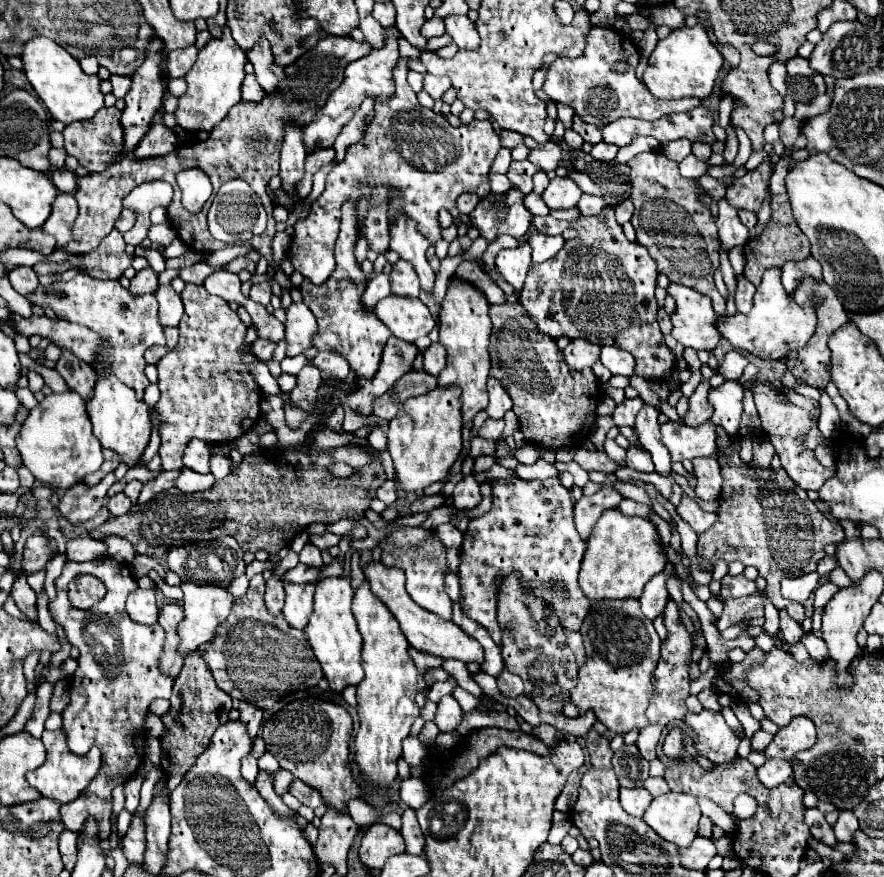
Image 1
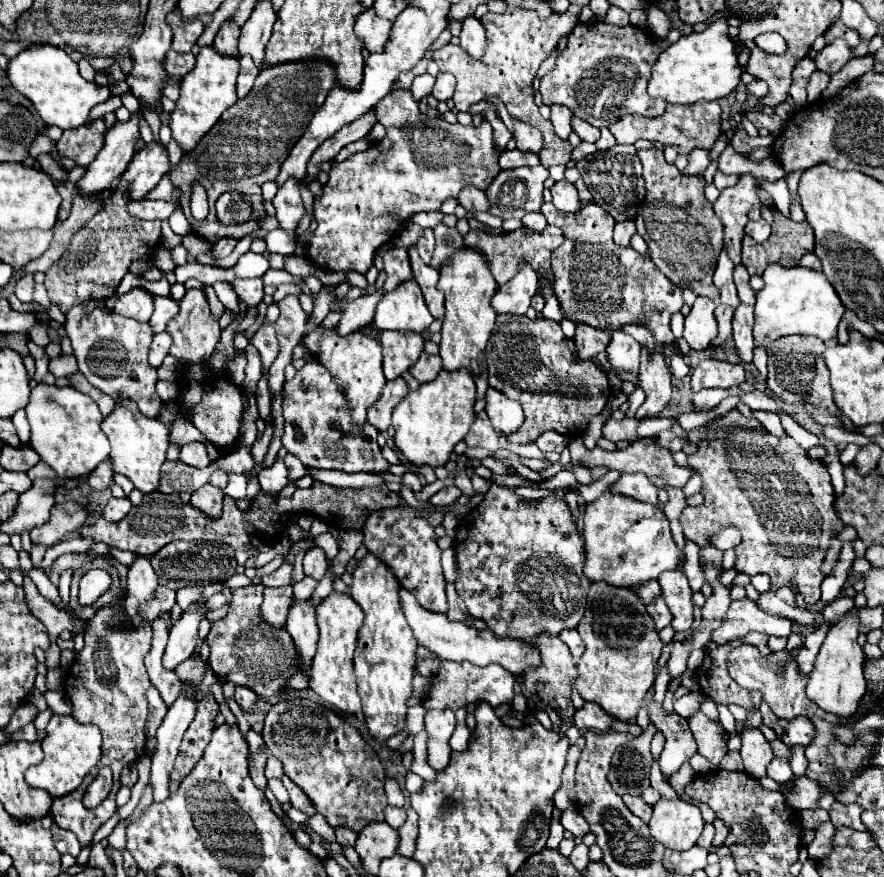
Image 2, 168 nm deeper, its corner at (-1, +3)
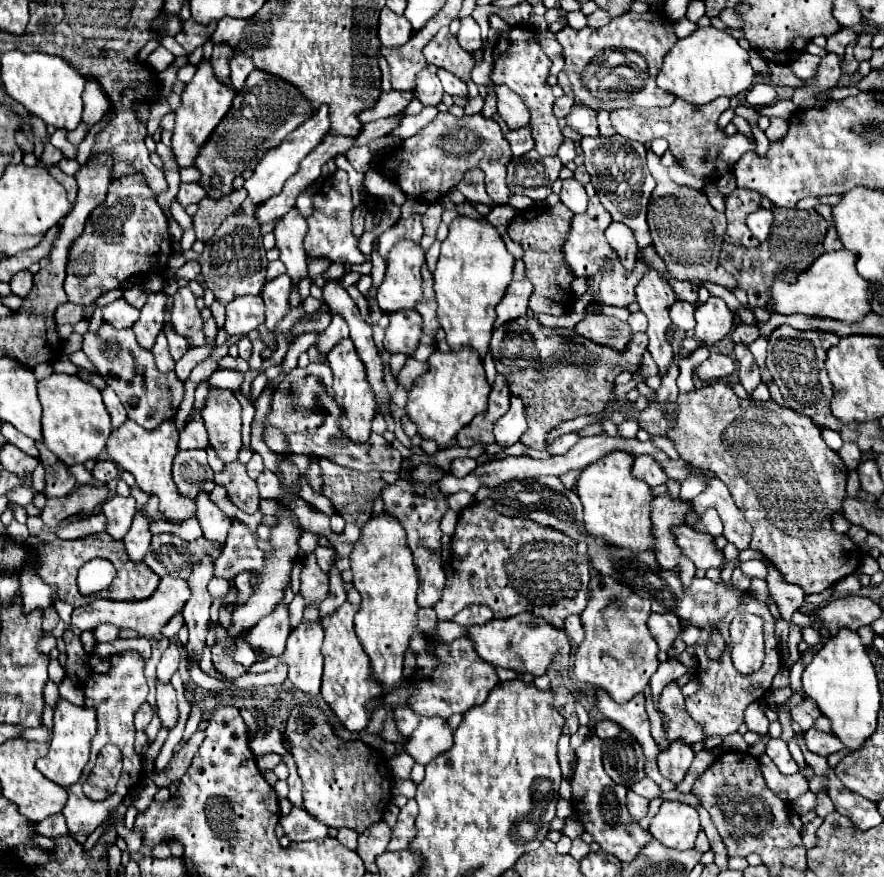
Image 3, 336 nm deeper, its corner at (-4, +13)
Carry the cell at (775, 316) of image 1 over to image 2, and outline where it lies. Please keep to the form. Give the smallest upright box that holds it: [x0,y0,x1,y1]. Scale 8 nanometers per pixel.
[753,265,845,347]

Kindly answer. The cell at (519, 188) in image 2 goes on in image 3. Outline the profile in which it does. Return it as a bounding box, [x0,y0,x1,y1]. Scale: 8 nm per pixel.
[508,151,562,201]

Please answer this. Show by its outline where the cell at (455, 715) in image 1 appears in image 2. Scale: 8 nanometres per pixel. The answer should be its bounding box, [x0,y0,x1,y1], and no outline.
[425,709,455,771]

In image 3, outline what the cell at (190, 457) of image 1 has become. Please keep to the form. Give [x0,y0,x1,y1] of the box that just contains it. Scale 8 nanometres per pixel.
[180,409,208,449]

